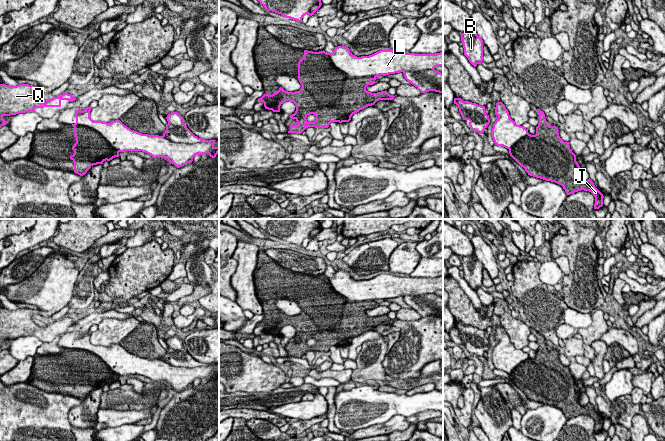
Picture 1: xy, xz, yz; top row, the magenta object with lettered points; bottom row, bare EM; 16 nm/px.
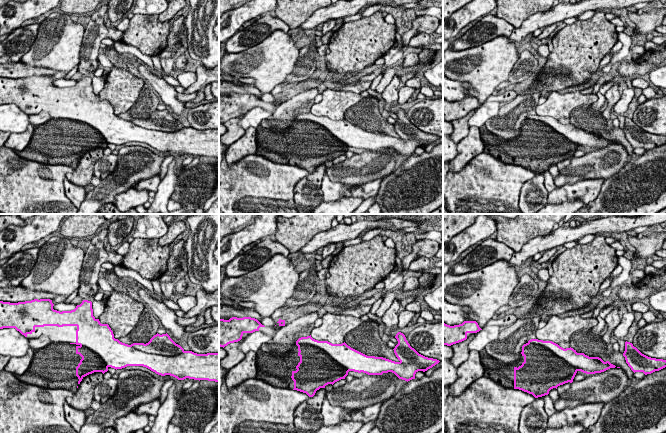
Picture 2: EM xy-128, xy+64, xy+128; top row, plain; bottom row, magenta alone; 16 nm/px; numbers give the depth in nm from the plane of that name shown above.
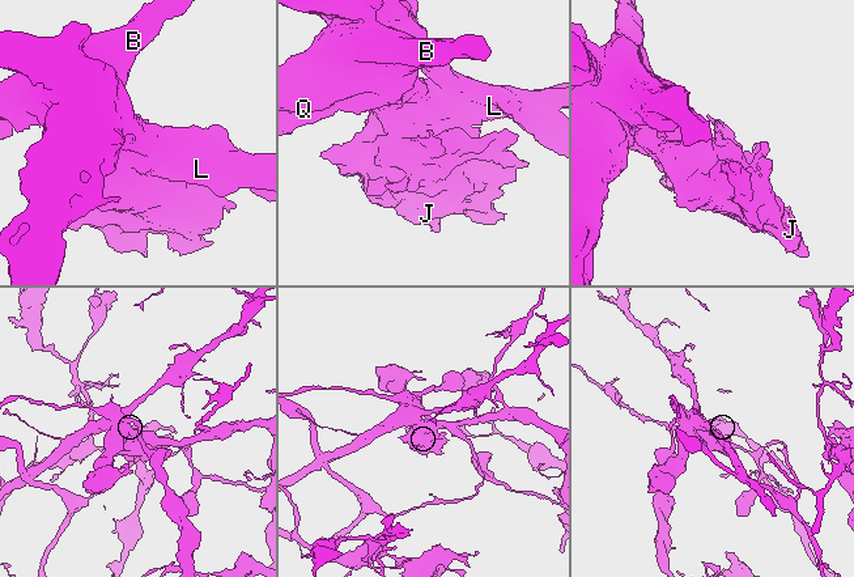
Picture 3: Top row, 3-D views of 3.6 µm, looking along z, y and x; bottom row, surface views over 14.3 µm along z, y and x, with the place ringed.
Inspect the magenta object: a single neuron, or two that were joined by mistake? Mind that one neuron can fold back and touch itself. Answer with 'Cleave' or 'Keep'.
Cleave

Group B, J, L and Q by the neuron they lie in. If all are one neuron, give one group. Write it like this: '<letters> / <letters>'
B L Q / J

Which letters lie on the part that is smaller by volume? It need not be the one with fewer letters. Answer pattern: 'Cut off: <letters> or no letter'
Cut off: J

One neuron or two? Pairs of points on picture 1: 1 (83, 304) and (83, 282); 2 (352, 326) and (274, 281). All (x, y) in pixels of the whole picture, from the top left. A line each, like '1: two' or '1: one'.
1: one
2: one

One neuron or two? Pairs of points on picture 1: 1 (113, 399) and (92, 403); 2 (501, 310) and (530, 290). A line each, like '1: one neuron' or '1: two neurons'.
1: two neurons
2: two neurons

